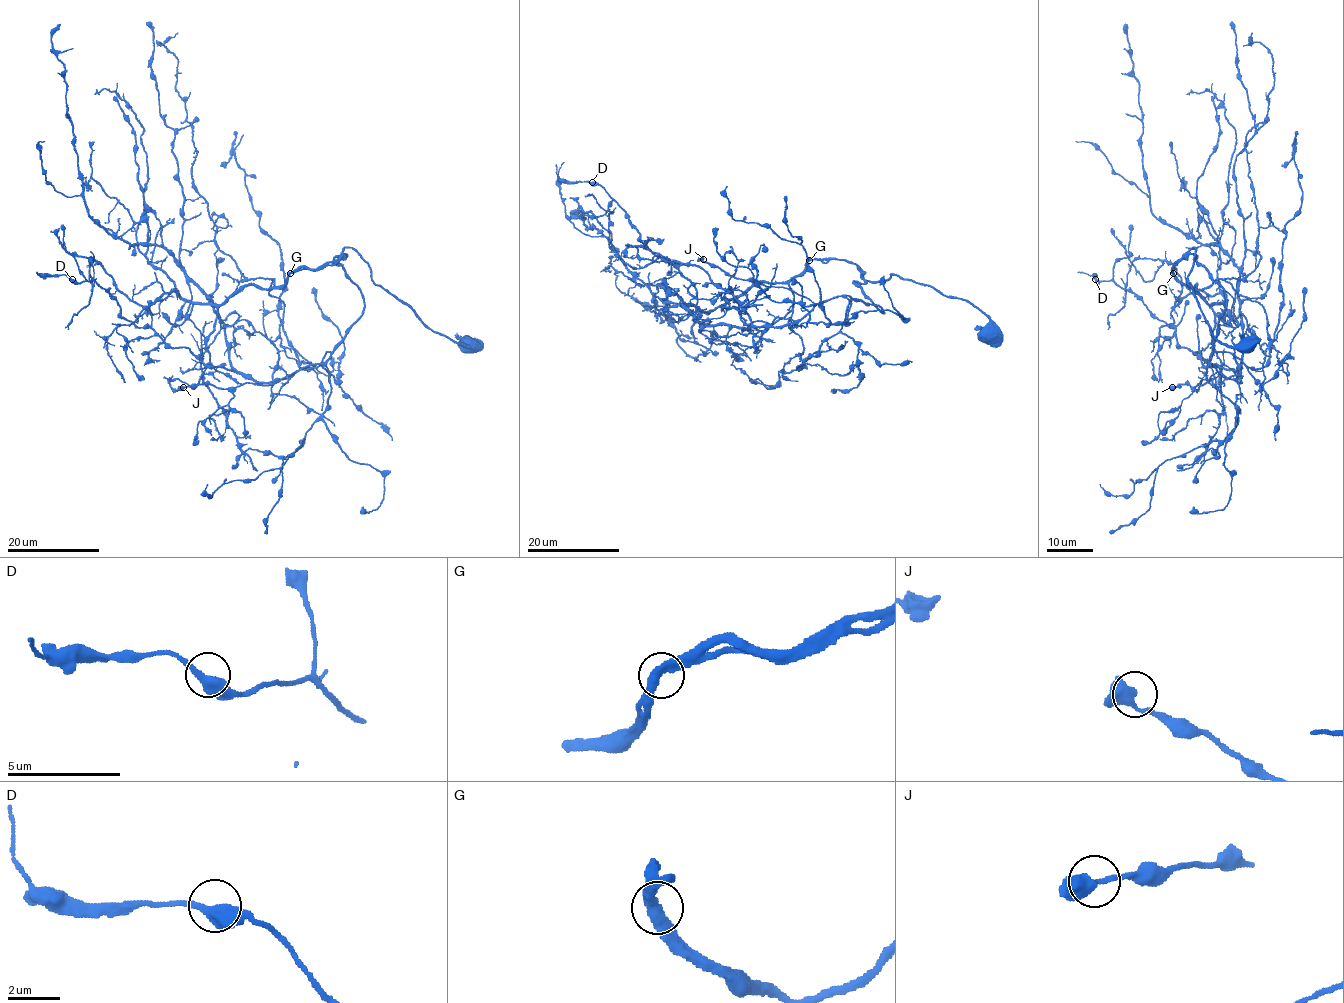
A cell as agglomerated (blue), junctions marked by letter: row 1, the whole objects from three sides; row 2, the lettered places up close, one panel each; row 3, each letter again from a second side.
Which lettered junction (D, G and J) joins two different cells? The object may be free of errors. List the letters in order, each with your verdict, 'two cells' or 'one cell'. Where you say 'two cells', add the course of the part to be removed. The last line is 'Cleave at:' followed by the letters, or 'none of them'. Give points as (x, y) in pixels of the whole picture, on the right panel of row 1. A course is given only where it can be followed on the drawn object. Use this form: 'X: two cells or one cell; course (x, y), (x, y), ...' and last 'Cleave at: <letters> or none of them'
D: one cell
G: one cell
J: one cell
Cleave at: none of them

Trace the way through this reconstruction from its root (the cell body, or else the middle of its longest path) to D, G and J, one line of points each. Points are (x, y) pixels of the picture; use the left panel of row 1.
D: (469, 344), (351, 248), (220, 304), (139, 305), (95, 261), (88, 281), (84, 256), (94, 278), (72, 279)
G: (469, 344), (433, 332), (374, 282), (369, 265), (351, 248), (334, 262), (290, 273)
J: (469, 344), (433, 332), (345, 248), (334, 259), (359, 289), (364, 312), (325, 362), (271, 385), (183, 387)

